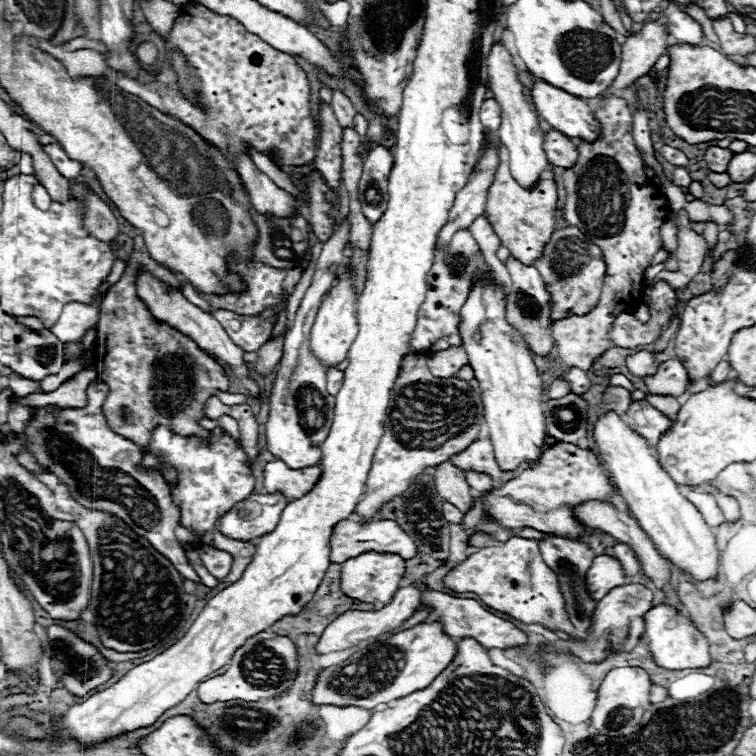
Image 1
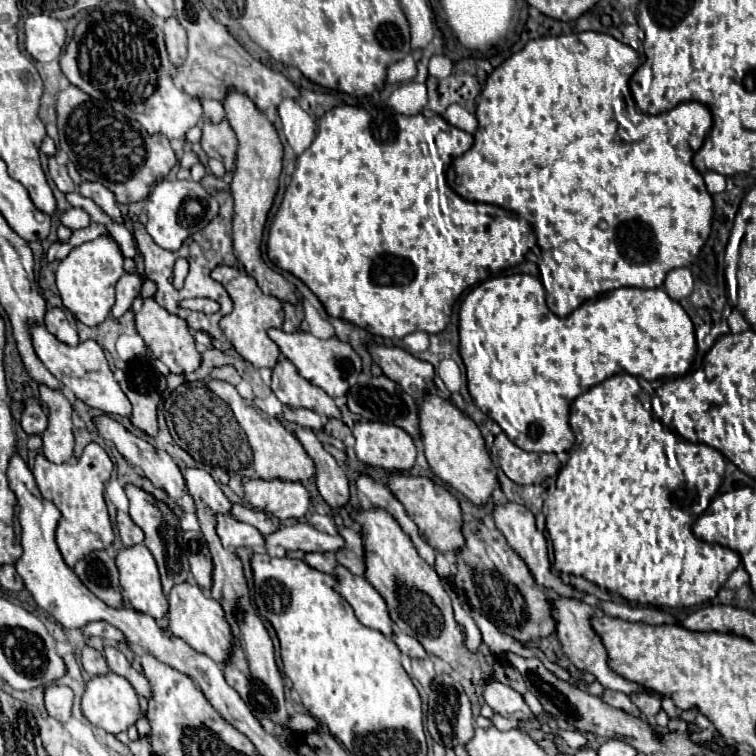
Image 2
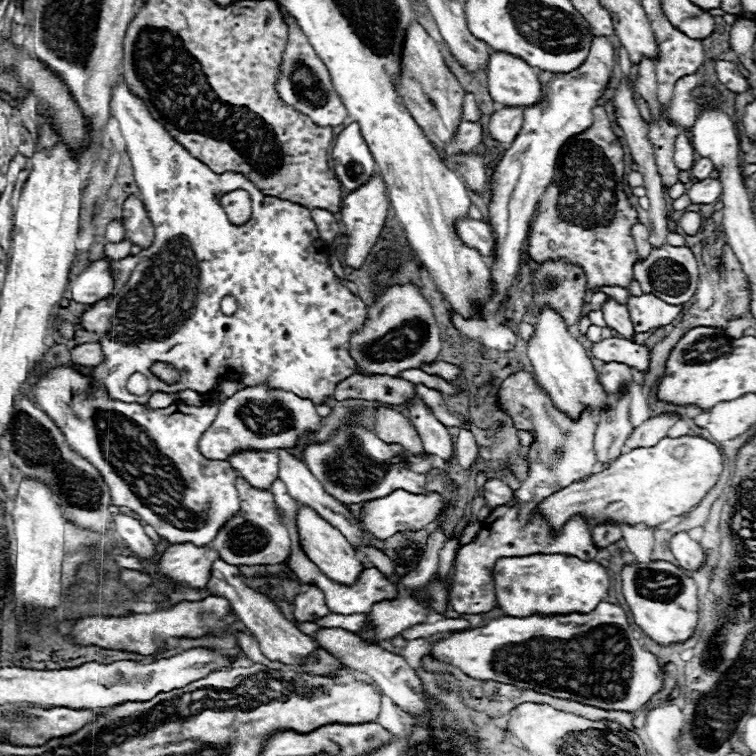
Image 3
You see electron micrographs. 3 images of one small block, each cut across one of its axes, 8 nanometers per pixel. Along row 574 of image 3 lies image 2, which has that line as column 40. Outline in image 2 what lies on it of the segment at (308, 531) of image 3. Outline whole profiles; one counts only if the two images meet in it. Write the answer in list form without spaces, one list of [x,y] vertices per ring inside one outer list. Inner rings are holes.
[[[30,324],[30,334],[32,334],[34,350],[42,360],[42,364],[60,380],[62,386],[72,390],[78,400],[82,400],[94,410],[108,412],[110,416],[130,416],[132,404],[126,398],[126,394],[120,390],[118,382],[114,380],[114,374],[108,368],[104,350],[94,340],[86,340],[86,342],[80,342],[76,348],[68,348],[68,344],[60,342],[40,324]]]

